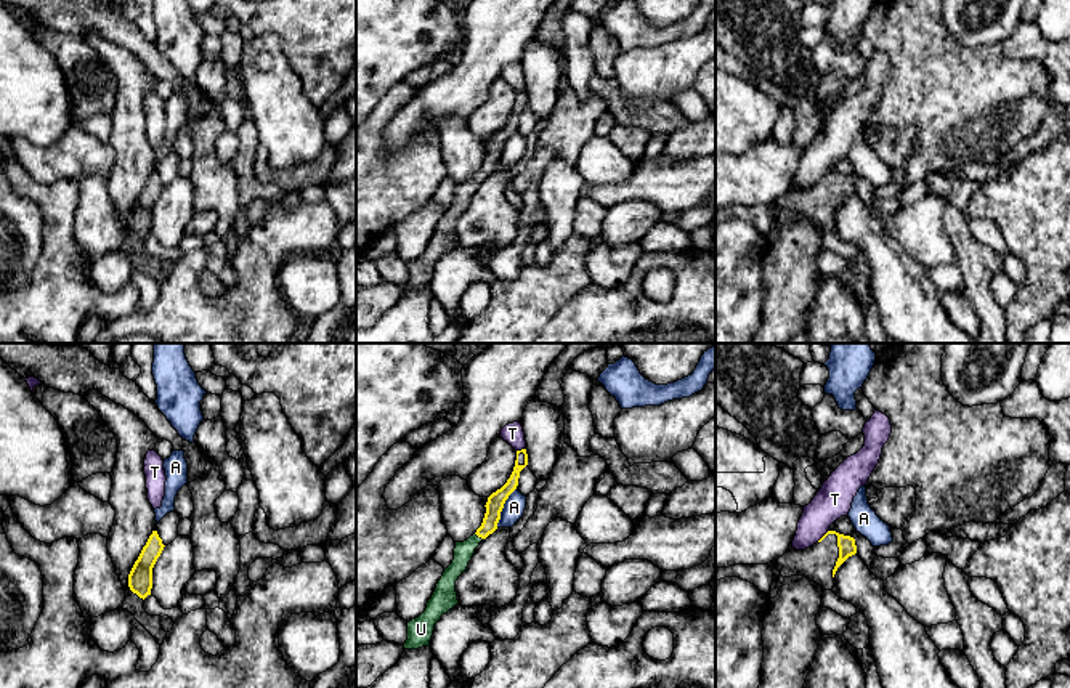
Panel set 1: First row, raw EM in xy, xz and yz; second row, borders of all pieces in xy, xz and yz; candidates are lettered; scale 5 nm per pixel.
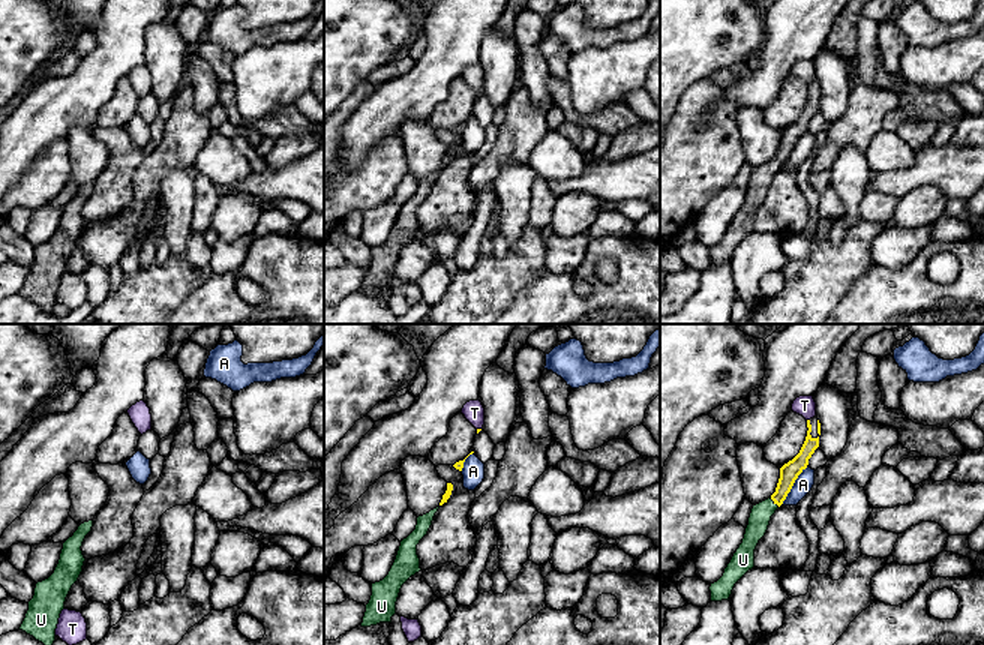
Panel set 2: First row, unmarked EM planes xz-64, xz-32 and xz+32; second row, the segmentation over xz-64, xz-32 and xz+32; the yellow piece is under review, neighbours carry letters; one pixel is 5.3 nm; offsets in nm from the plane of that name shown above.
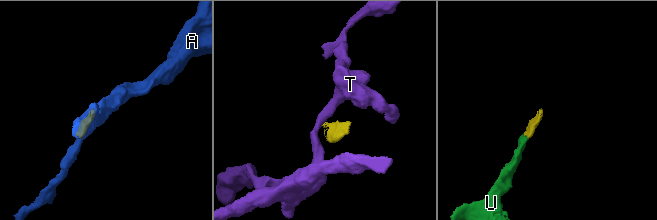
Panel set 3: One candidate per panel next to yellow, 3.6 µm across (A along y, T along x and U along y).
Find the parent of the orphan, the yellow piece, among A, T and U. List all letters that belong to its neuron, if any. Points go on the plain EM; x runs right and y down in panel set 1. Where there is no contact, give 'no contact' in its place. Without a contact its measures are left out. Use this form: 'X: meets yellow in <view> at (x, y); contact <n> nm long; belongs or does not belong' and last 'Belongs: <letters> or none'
A: meets yellow in xz at (502, 148); contact 220 nm long; does not belong
T: meets yellow in yz at (823, 177); contact 80 nm long; does not belong
U: meets yellow in xz at (478, 177); contact 50 nm long; belongs
Belongs: U

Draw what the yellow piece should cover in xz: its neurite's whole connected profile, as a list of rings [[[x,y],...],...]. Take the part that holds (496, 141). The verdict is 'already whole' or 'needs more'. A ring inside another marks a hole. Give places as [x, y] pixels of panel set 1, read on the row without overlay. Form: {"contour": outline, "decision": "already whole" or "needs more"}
{"contour": [[[526,90],[517,91],[517,101],[510,119],[501,130],[488,138],[488,143],[484,146],[486,154],[481,167],[467,181],[456,183],[454,200],[444,210],[441,220],[438,221],[425,252],[419,258],[407,263],[407,281],[403,285],[404,290],[419,290],[422,287],[430,287],[435,265],[441,260],[443,255],[459,245],[456,221],[467,210],[468,202],[472,200],[475,189],[480,186],[480,183],[497,170],[504,144],[509,136],[517,130],[520,112],[526,106]]], "decision": "needs more"}

